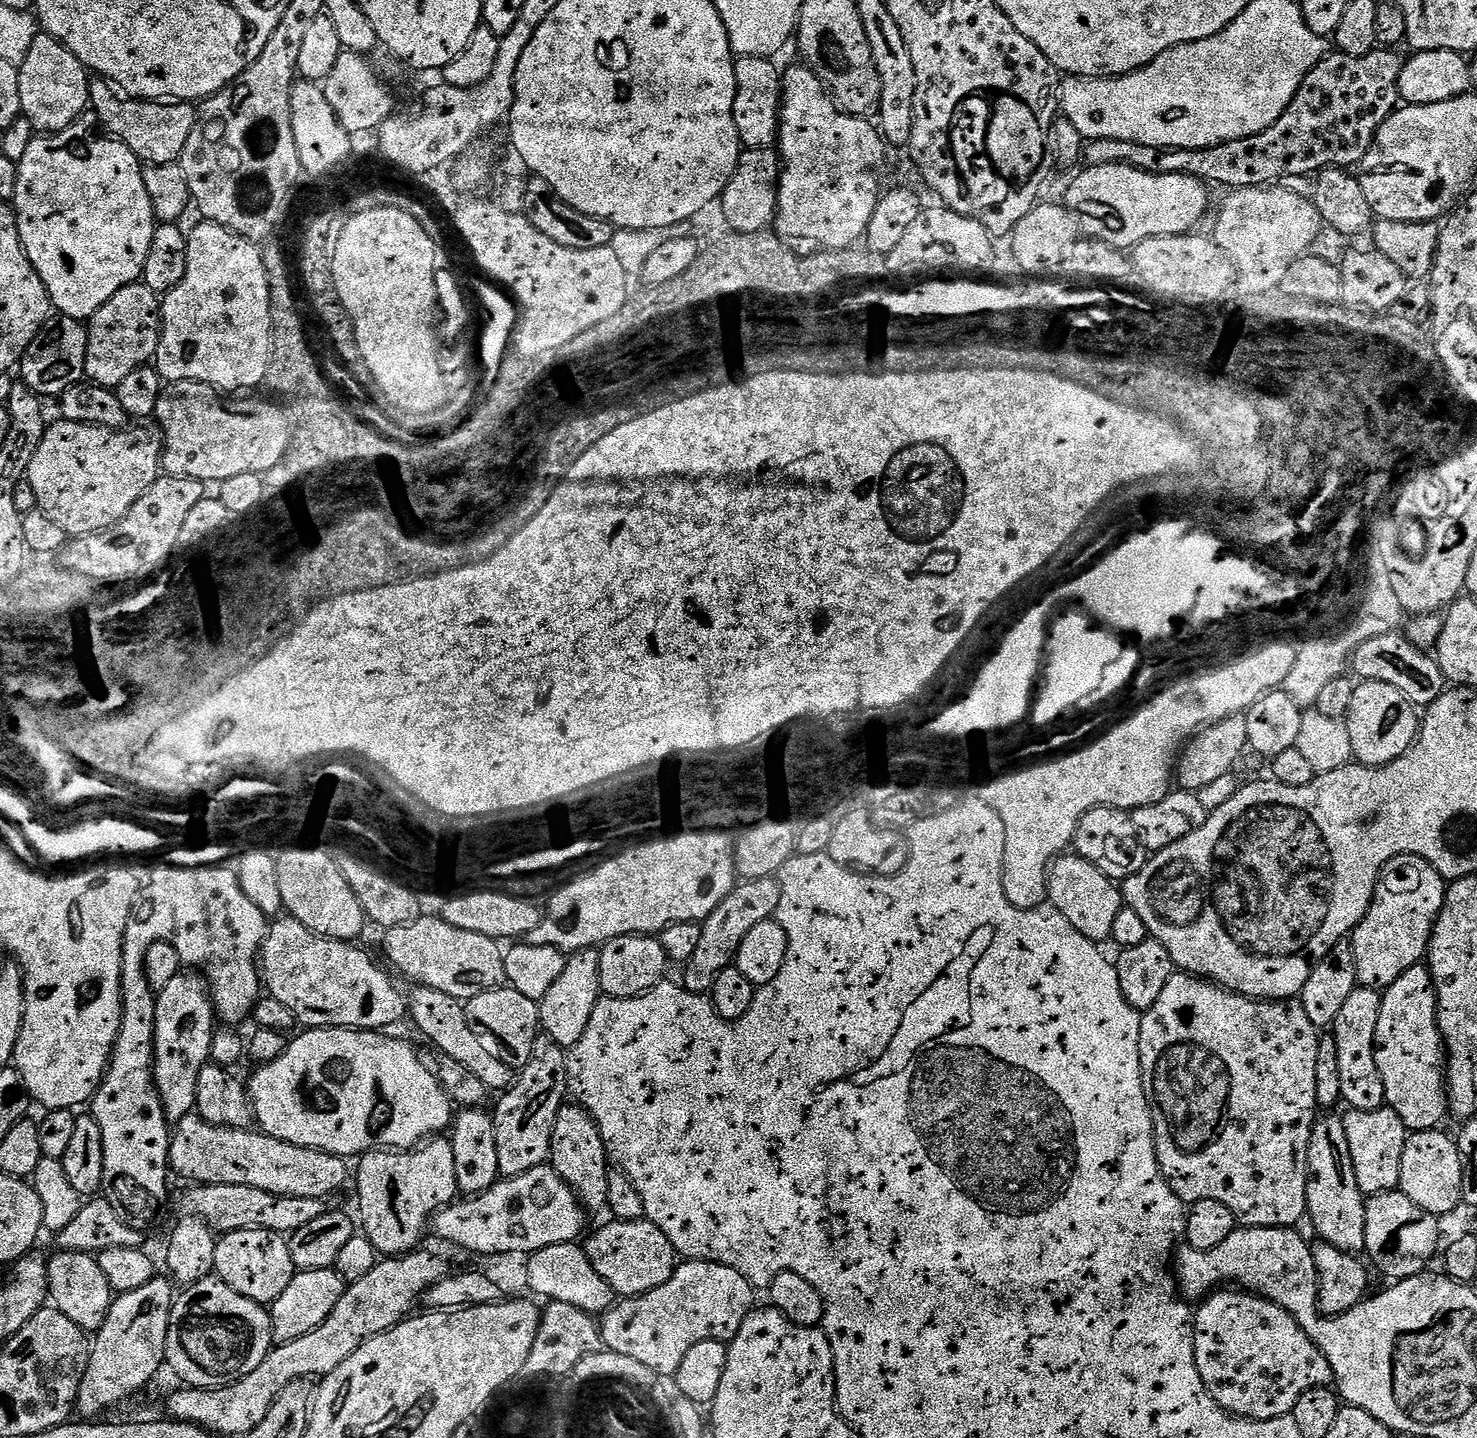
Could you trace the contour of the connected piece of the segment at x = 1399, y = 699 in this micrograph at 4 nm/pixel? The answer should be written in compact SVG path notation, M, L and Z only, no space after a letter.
M1366 680L1357 683L1346 715L1355 763L1364 764L1368 768L1380 768L1383 764L1395 763L1399 756L1406 754L1416 741L1416 712L1417 709L1412 703L1402 694L1398 694L1394 686L1386 686L1386 682Z

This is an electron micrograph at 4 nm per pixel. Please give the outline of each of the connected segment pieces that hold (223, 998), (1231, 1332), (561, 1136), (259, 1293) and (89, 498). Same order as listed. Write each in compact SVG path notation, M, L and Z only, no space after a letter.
M185 867L158 869L152 881L141 891L131 920L137 924L140 937L149 941L170 942L170 946L178 950L178 958L185 969L199 970L208 982L215 1015L219 1019L221 1016L225 1025L240 1026L243 1020L253 1019L256 1005L262 999L262 969L258 957L268 936L269 917L264 916L243 892L231 867Z
M1247 1290L1211 1293L1195 1309L1192 1341L1206 1390L1222 1410L1244 1420L1287 1417L1306 1390L1327 1388L1333 1383L1330 1362L1292 1315L1272 1300Z
M575 1102L565 1103L554 1122L550 1166L570 1185L589 1213L608 1212L608 1174L610 1171L608 1151L592 1115Z
M239 1228L236 1232L223 1233L216 1242L214 1262L215 1275L224 1280L226 1286L265 1306L276 1301L278 1294L290 1286L298 1271L290 1258L288 1240L281 1233L257 1228Z
M60 418L57 421L57 424L49 423L28 467L26 483L34 490L37 509L50 514L50 518L54 518L54 522L58 522L58 526L62 526L62 530L66 530L70 538L92 536L95 532L113 528L132 509L134 502L138 502L138 498L146 494L146 490L150 490L150 486L161 476L164 458L163 432L156 426L125 426L118 429L84 424L81 420Z

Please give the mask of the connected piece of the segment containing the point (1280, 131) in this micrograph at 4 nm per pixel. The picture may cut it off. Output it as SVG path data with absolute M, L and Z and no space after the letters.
M1377 50L1365 56L1347 56L1345 52L1333 51L1319 60L1310 74L1306 74L1302 86L1298 86L1298 94L1294 94L1290 106L1282 116L1269 129L1252 137L1222 142L1209 149L1155 148L1144 146L1140 142L1098 138L1085 143L1083 159L1088 160L1089 165L1125 164L1150 174L1186 174L1212 186L1221 184L1224 190L1272 186L1290 175L1312 178L1325 168L1351 169L1359 165L1371 150L1382 122L1386 122L1386 118L1390 118L1401 103L1398 80L1404 69L1405 57L1398 53L1396 50Z

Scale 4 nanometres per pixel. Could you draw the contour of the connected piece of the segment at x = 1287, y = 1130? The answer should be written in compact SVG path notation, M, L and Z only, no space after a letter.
M1179 970L1173 971L1170 982L1166 982L1165 988L1162 989L1162 995L1158 997L1158 1002L1154 1002L1154 1006L1150 1006L1147 1012L1141 1015L1140 1069L1142 1070L1144 1093L1146 1094L1148 1105L1152 1111L1152 1125L1154 1126L1154 1134L1156 1135L1158 1164L1162 1170L1162 1174L1166 1178L1166 1182L1174 1190L1174 1194L1178 1194L1178 1198L1184 1201L1185 1205L1191 1206L1203 1200L1222 1202L1222 1206L1226 1206L1226 1210L1230 1210L1230 1214L1234 1214L1237 1221L1245 1228L1290 1228L1299 1225L1298 1222L1300 1219L1302 1221L1305 1219L1308 1211L1308 1147L1310 1146L1310 1138L1312 1137L1312 1127L1316 1125L1318 1119L1314 1077L1318 1066L1318 1046L1320 1045L1320 1037L1321 1033L1314 1026L1314 1022L1310 1022L1310 1018L1307 1016L1304 1007L1300 1005L1299 999L1273 1000L1271 1002L1266 1000L1254 1000L1251 996L1240 996L1237 992L1230 992L1226 988L1221 988L1219 984L1214 984L1211 980L1206 980Z

